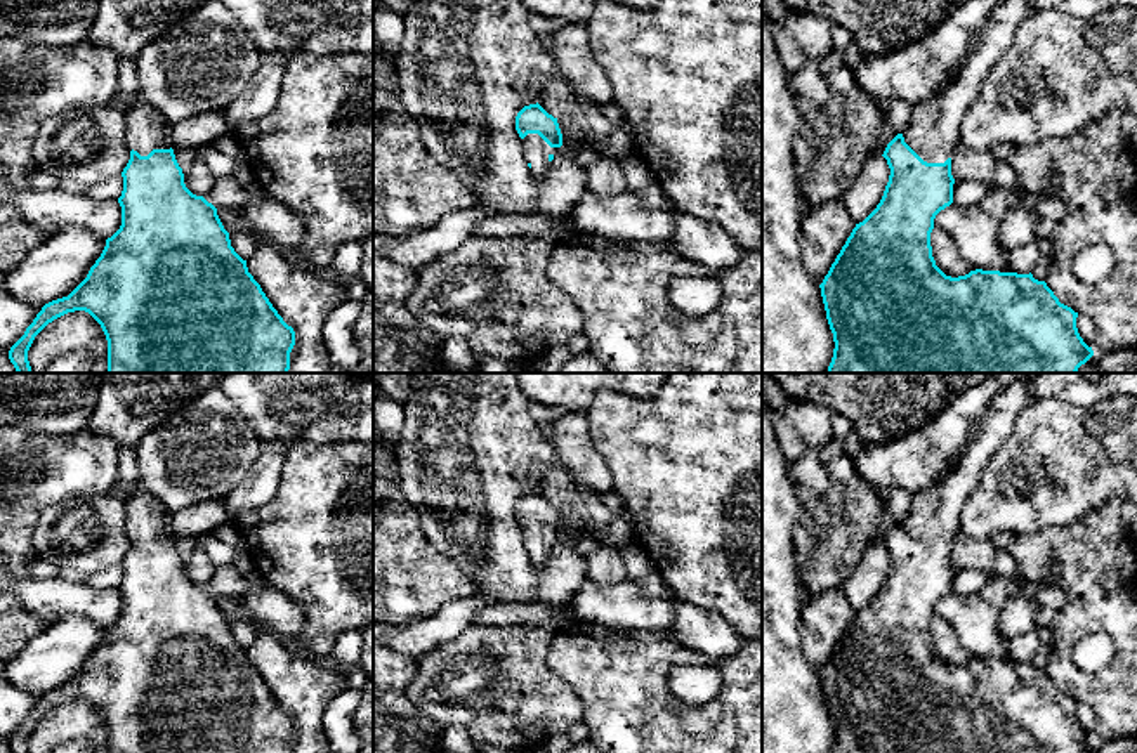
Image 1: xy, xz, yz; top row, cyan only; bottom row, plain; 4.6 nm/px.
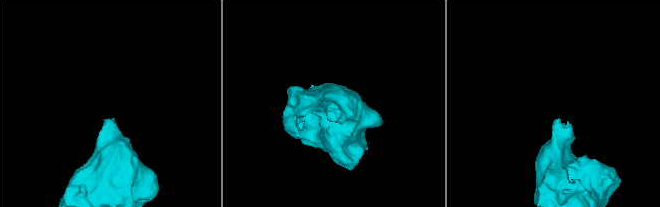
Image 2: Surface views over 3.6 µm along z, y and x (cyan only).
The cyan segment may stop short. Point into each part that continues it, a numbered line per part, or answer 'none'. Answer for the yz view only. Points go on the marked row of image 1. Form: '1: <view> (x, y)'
1: yz (931, 132)

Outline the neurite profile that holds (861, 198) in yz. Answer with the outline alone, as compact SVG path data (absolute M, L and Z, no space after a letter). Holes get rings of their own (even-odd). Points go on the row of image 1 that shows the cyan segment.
M884 156L871 158L859 172L854 184L844 193L845 205L854 224L863 222L880 203L889 182L891 168Z

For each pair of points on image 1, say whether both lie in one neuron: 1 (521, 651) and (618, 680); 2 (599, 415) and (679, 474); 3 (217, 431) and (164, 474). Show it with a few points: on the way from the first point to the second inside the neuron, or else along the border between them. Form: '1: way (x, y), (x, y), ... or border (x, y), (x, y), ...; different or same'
1: border (556, 628), (547, 665), (573, 687); different
2: way (618, 429), (646, 457), (660, 457); same
3: way (203, 445), (190, 458), (177, 464); same

